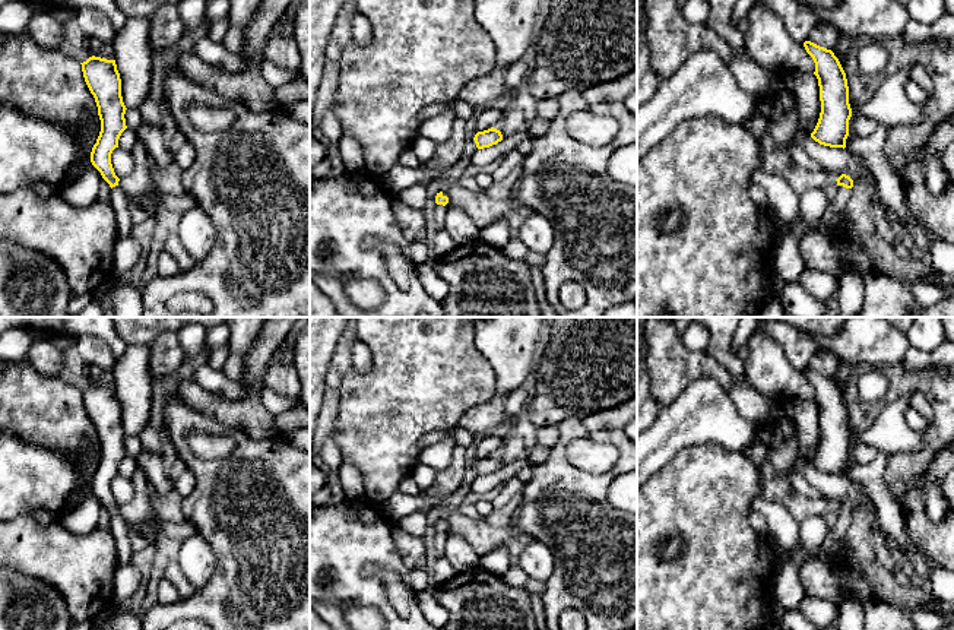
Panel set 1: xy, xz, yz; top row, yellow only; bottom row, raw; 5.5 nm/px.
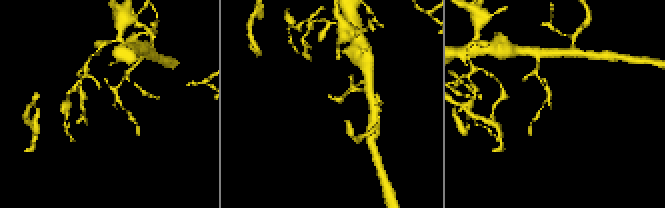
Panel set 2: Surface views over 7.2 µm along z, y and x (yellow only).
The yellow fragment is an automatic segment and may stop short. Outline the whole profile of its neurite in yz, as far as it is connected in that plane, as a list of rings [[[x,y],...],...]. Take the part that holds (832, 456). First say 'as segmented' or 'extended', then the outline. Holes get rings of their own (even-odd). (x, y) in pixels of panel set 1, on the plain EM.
as segmented | [[[805,368],[804,374],[815,390],[821,440],[811,465],[820,472],[846,475],[852,436],[846,401],[831,377]]]

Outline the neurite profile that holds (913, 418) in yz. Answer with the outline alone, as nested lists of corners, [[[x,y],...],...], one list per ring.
[[[912,406],[906,411],[906,422],[919,433],[925,428],[925,418]]]

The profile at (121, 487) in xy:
[[[115,475],[111,481],[111,491],[114,496],[114,500],[118,506],[123,506],[129,503],[133,497],[133,482],[130,478],[126,478],[123,475]]]

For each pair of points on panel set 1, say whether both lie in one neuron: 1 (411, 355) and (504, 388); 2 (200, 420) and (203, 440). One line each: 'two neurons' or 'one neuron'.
1: two neurons
2: two neurons

